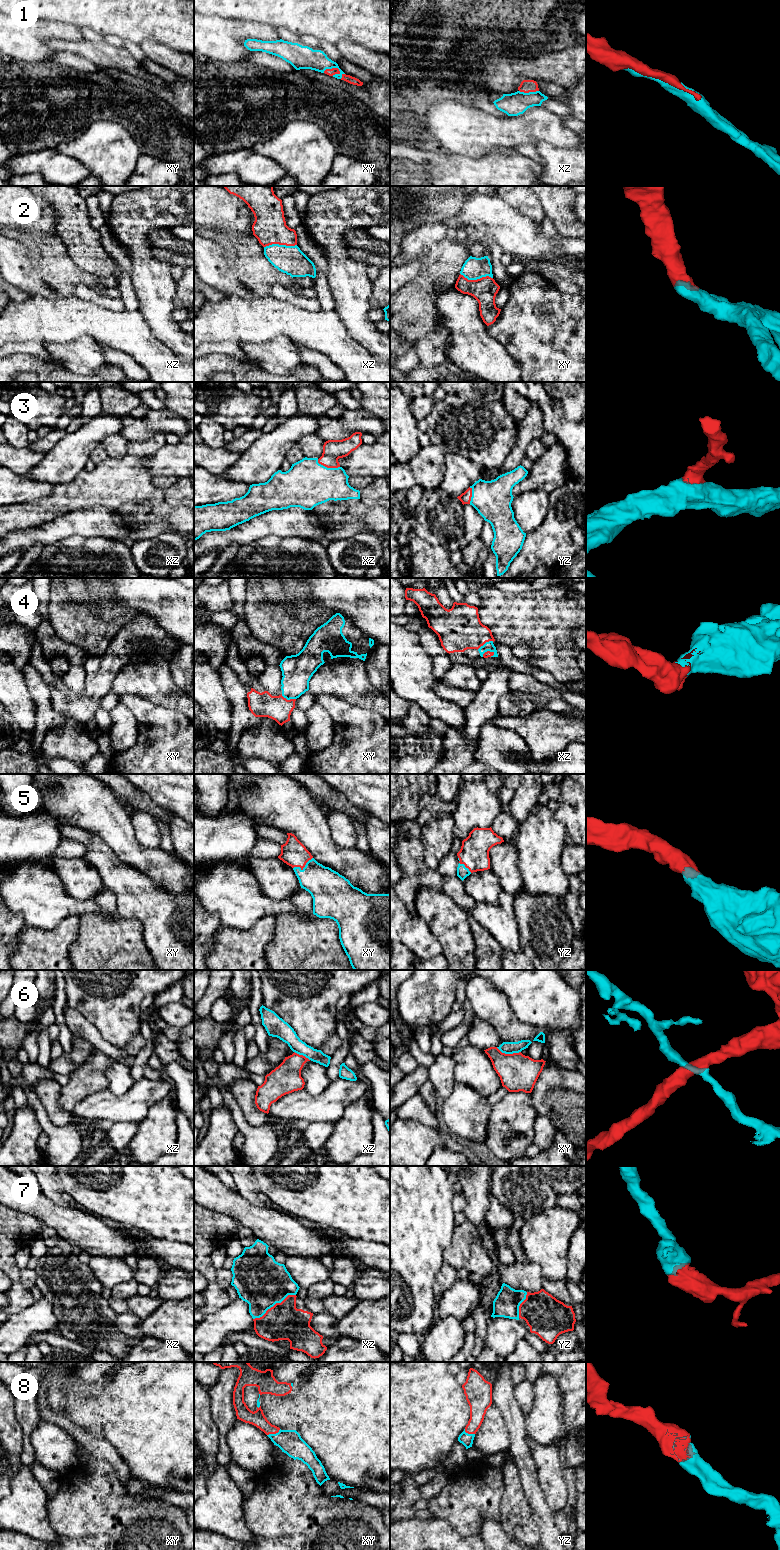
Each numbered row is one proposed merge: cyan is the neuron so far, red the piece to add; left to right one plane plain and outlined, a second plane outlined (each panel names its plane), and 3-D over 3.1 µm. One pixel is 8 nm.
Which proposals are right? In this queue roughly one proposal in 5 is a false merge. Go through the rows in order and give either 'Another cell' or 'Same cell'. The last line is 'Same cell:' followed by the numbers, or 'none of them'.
1: Same cell
2: Same cell
3: Same cell
4: Same cell
5: Same cell
6: Another cell
7: Same cell
8: Same cell
Same cell: 1, 2, 3, 4, 5, 7, 8

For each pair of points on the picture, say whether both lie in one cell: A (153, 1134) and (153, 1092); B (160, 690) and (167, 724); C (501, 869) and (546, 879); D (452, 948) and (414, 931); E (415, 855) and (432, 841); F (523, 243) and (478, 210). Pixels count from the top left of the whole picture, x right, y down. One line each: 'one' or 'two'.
A: two
B: two
C: two
D: two
E: two
F: one

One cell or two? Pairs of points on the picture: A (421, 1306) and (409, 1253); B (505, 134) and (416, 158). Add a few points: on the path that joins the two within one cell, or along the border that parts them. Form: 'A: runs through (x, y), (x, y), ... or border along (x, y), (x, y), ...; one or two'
A: runs through (418, 1293), (416, 1266); one
B: border along (450, 152), (473, 158); two

